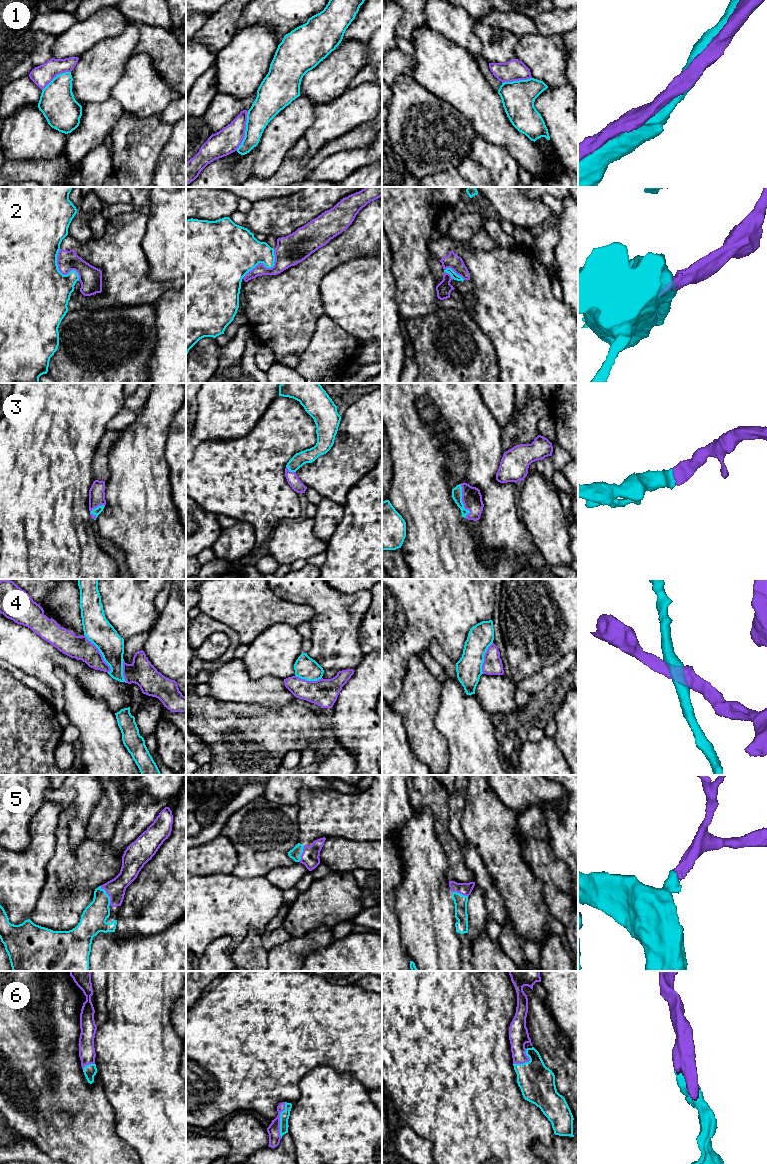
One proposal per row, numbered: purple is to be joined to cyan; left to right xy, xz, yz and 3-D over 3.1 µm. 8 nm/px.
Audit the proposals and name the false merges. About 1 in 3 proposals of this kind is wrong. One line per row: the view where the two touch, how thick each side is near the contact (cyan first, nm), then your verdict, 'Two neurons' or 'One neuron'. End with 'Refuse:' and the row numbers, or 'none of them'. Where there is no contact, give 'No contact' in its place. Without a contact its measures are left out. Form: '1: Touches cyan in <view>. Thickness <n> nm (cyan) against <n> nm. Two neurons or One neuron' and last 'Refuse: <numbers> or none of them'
1: Touches cyan in xz. Thickness 200 nm (cyan) against 200 nm. One neuron
2: Touches cyan in xz. Thickness 360 nm (cyan) against 240 nm. Two neurons
3: Touches cyan in yz. Thickness 80 nm (cyan) against 160 nm. One neuron
4: Touches cyan in xy. Thickness 220 nm (cyan) against 190 nm. Two neurons
5: Touches cyan in xy. Thickness 200 nm (cyan) against 160 nm. One neuron
6: Touches cyan in xz. Thickness 80 nm (cyan) against 100 nm. One neuron
Refuse: 2, 4

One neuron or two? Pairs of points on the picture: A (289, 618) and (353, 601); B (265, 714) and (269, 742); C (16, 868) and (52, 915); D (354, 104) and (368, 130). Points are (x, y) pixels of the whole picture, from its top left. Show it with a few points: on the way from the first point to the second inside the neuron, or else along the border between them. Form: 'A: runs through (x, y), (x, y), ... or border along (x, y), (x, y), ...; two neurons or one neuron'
A: border along (291, 603), (309, 606), (313, 611), (314, 617); two neurons
B: runs through (266, 721), (269, 724), (269, 735); one neuron
C: border along (46, 875), (44, 886), (29, 918); two neurons
D: border along (371, 119), (343, 134); two neurons

